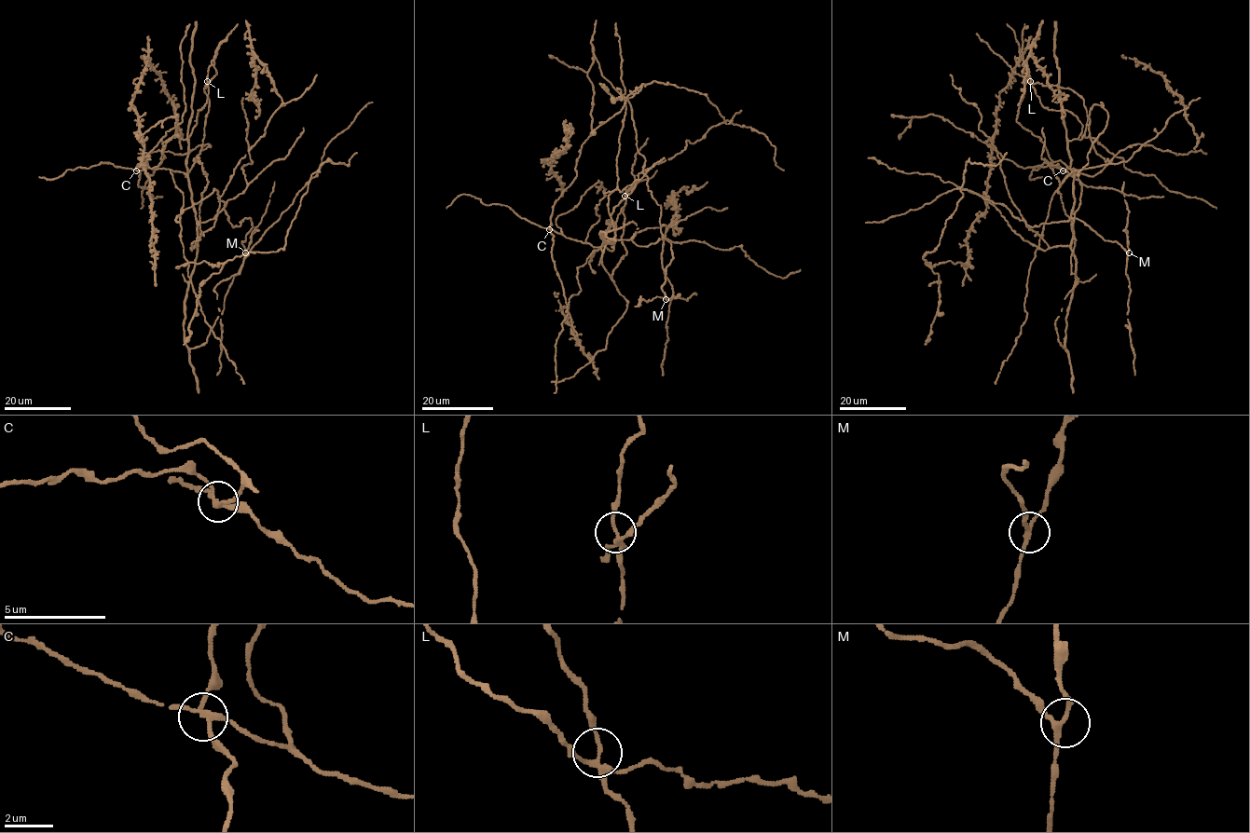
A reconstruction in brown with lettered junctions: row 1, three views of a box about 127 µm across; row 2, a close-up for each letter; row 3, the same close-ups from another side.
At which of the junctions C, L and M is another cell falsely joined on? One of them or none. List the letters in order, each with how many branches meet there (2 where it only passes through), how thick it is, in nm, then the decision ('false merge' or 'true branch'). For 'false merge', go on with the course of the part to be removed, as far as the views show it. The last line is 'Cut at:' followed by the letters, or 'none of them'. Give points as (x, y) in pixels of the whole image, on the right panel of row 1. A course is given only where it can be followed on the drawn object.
C: 4 branches meet; 200 nm thick; false merge; foreign part runs (1062, 170), (1057, 165), (1019, 167), (969, 132), (956, 128), (936, 115), (914, 116), (898, 136)
L: 4 branches meet; 190 nm thick; true branch
M: 3 branches meet; 190 nm thick; true branch
Cut at: C

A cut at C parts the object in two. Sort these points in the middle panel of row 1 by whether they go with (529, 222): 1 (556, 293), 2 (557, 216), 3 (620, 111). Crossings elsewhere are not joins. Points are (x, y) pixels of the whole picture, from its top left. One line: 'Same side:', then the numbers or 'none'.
Same side: 1, 2, 3

